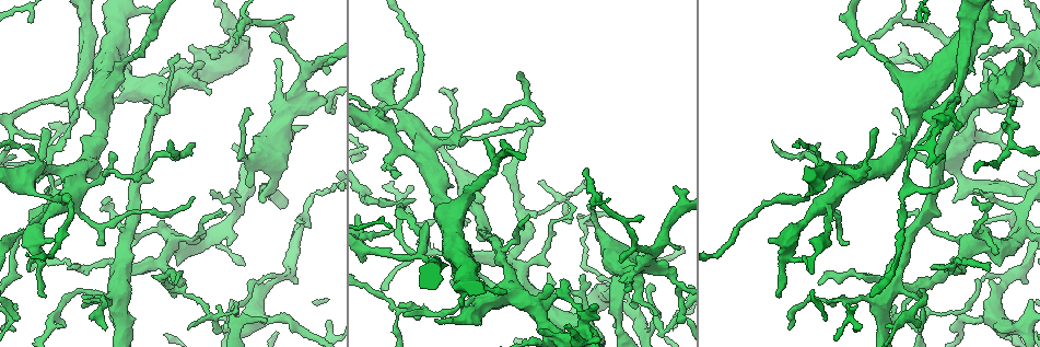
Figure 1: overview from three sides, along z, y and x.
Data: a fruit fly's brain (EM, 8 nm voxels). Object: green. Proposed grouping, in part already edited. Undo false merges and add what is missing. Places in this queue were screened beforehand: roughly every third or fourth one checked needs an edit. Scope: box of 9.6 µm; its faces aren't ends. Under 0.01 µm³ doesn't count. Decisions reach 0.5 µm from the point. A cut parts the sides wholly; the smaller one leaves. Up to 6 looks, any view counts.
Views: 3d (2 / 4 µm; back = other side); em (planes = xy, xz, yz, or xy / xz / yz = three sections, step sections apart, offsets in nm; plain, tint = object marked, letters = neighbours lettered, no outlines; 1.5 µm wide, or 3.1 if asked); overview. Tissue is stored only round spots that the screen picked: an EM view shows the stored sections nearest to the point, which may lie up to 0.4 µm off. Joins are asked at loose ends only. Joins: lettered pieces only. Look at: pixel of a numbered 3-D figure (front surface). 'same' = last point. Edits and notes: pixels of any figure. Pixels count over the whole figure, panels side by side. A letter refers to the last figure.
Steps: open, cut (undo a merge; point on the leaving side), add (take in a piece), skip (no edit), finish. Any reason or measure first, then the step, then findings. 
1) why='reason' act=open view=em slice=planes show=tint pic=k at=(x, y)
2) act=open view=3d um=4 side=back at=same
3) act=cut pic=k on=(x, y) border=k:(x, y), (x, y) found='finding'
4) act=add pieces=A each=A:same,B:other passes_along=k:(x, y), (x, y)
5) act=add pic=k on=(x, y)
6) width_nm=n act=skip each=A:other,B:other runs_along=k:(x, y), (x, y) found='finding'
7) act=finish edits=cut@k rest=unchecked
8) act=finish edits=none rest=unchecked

why='free end' act=open view=em slice=planes show=tint pic=1 at=(931, 268)

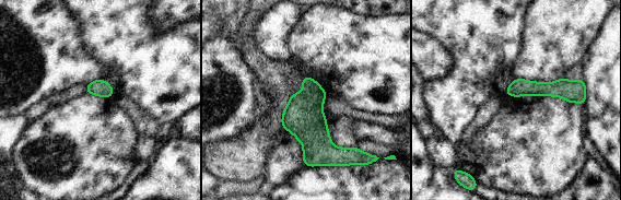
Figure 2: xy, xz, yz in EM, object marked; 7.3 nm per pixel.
why='see the neighbours' act=open view=em slice=planes show=letters at=same

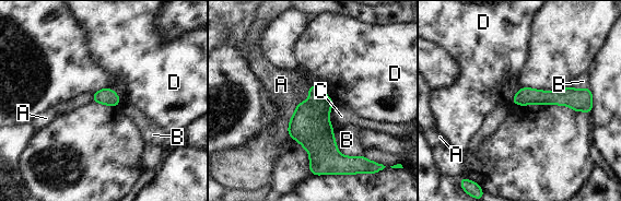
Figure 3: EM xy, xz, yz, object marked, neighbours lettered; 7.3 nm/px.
act=skip each=A:other,B:other,C:other,D:other border=3:(108, 86), (117, 94), (120, 104) found='no lettered piece goes on from it'

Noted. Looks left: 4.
why='stops while still wide' act=open view=3d um=4 side=back pic=1 at=(1032, 299)

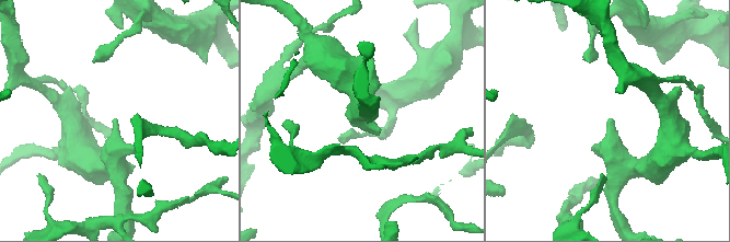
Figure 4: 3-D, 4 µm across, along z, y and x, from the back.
why='shape alone is not enough' act=open view=em slice=planes show=tint pic=4 at=(609, 119)

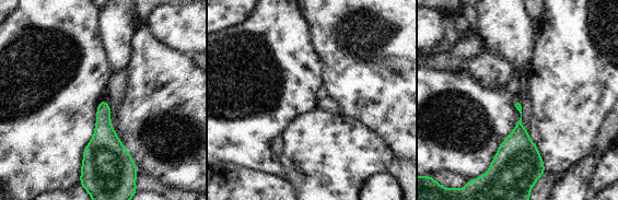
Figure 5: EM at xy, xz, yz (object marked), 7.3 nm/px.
why='see the neighbours' act=open view=em slice=planes show=letters at=same

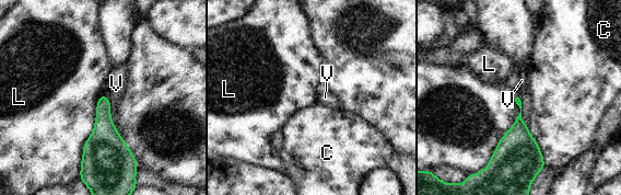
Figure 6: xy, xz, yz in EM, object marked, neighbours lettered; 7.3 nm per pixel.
longest_contact=L:600nm act=skip each=C:other,L:other,V:other found='no lettered piece goes on from it'

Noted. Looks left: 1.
act=finish edits=none rest=unchecked

